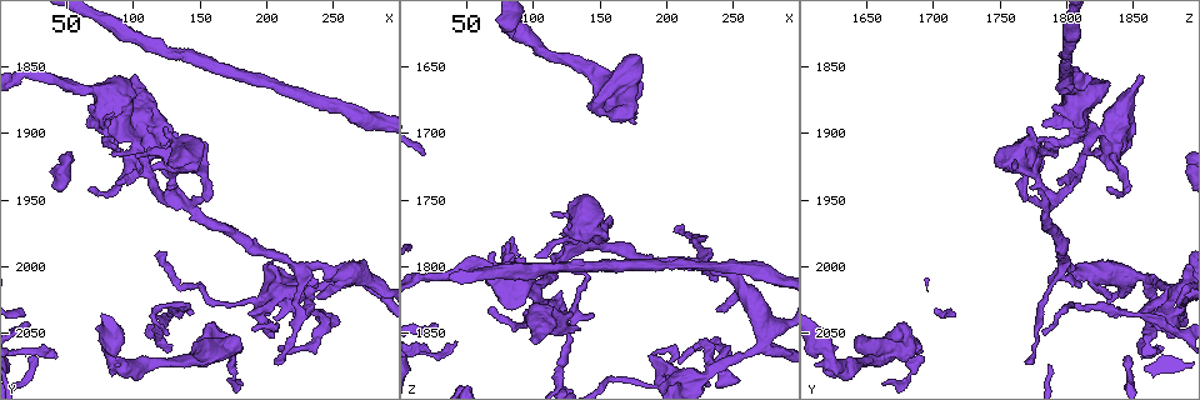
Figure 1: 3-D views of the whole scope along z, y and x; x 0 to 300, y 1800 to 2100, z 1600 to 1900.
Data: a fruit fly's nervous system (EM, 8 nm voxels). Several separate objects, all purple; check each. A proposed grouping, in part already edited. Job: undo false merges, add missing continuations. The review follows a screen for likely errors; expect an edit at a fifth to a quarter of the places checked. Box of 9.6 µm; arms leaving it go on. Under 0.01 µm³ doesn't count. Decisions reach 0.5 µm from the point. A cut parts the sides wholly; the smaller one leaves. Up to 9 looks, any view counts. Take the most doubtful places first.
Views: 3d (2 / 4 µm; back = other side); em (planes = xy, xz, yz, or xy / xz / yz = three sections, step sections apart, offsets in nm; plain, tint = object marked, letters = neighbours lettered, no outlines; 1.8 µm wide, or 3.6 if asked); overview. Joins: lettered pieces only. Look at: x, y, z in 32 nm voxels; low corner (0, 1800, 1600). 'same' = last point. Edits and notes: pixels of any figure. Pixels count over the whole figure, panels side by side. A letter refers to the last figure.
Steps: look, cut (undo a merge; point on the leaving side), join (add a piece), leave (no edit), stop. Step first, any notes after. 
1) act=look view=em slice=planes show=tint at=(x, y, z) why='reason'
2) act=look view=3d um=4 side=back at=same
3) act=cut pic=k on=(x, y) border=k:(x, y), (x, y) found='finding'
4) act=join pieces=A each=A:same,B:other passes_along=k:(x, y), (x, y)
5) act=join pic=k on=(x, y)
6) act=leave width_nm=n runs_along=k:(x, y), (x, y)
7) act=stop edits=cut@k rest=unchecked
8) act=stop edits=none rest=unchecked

act=look view=em slice=xy step=16 show=tint at=(222, 2002, 1800) why='calibre changes'

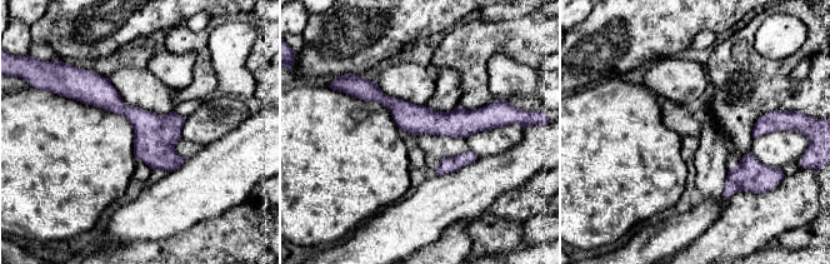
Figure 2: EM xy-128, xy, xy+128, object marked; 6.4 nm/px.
act=look view=em slice=xz step=8 show=tint at=same

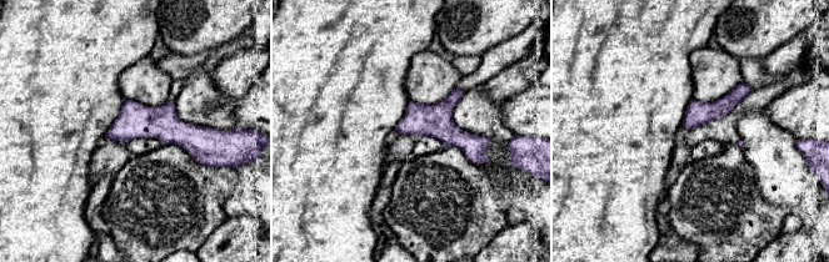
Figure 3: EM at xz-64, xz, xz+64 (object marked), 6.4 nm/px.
act=look view=em slice=xz step=8 show=letters at=same

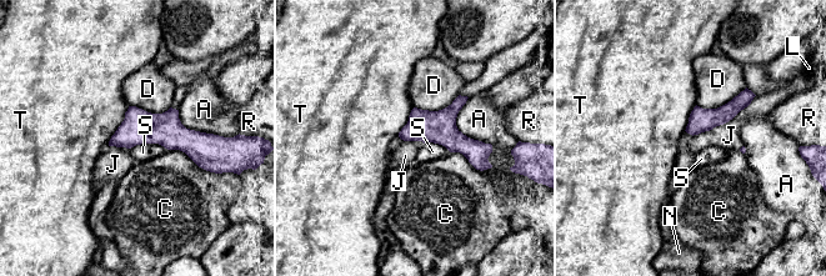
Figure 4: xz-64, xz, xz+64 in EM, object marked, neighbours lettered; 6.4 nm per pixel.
act=leave each=A:other,C:other,D:other,J:other,L:other,N:other,R:other,S:other,T:other border=4:(756, 95), (727, 121), (692, 136) found='all the same neuron'

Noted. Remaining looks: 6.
act=look view=em slice=planes show=letters at=(156, 2040, 1680) why='stops while still wide'

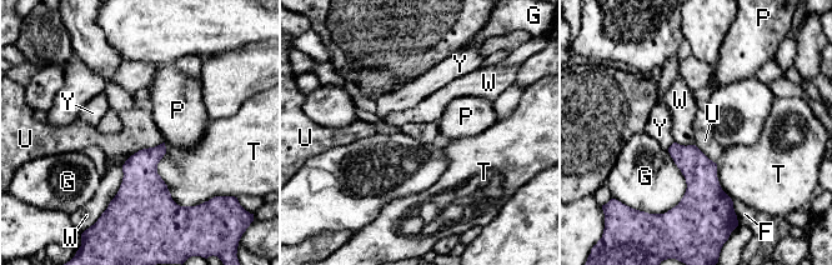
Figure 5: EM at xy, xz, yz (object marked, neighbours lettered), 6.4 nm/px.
act=leave each=F:other,G:other,P:other,T:other,U:other,W:other,Y:other border=5:(164, 141), (139, 149), (124, 164) found='no lettered piece goes on from it'

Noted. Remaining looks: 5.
act=look view=3d um=4 side=back at=(124, 2048, 1782) why='thin end'

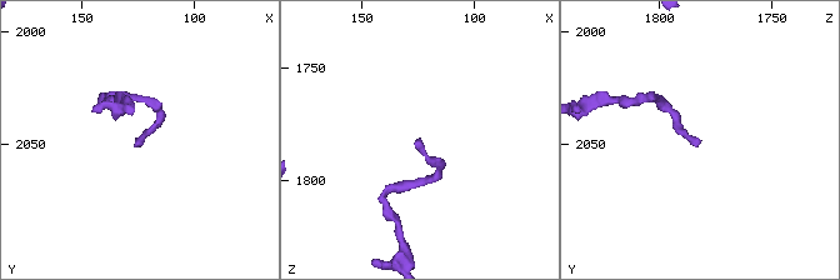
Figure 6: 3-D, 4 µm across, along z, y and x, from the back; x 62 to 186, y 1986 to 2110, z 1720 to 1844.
act=look view=em slice=planes show=letters at=(125, 2048, 1782) why='now the EM'

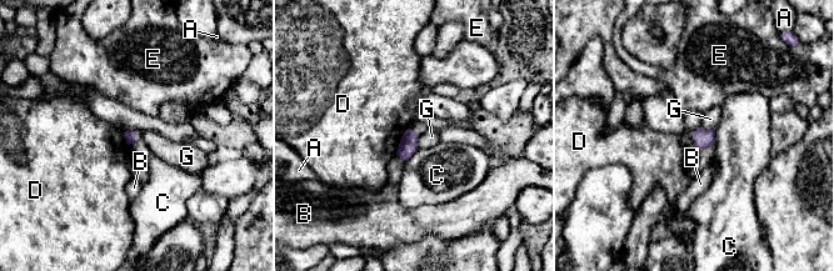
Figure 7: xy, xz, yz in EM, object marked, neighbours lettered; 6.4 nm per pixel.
act=leave each=A:other,B:other,C:other,D:other,E:other,G:other border=7:(419, 136), (416, 149) found='none of them fits'

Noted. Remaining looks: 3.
act=look view=3d um=4 at=(236, 2018, 1876) why='sharp bend'

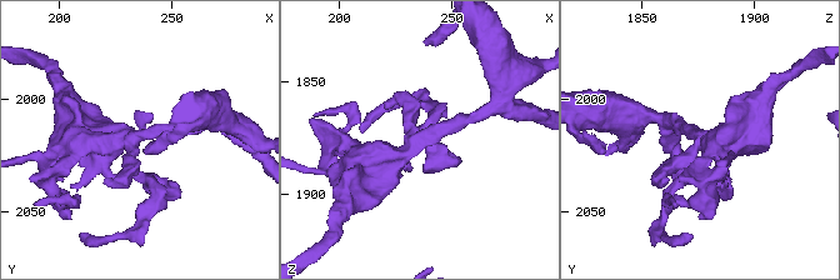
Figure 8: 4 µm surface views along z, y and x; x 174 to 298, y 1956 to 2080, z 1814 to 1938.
act=look view=em um=3.6 slice=xz step=16 show=letters at=(234, 2016, 1877) why='now the EM'

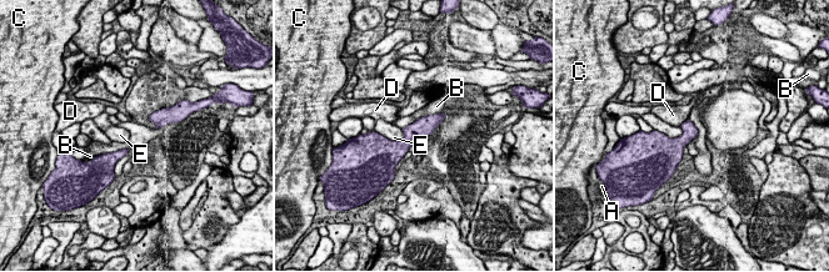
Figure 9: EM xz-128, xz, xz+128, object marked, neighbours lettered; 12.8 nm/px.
act=leave longest_contact=C:420nm each=A:other,B:other,C:other,D:other,E:other runs_along=9:(440, 116), (403, 145), (379, 140) found='one neuron here'

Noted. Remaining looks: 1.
act=stop edits=none rest=unchecked

